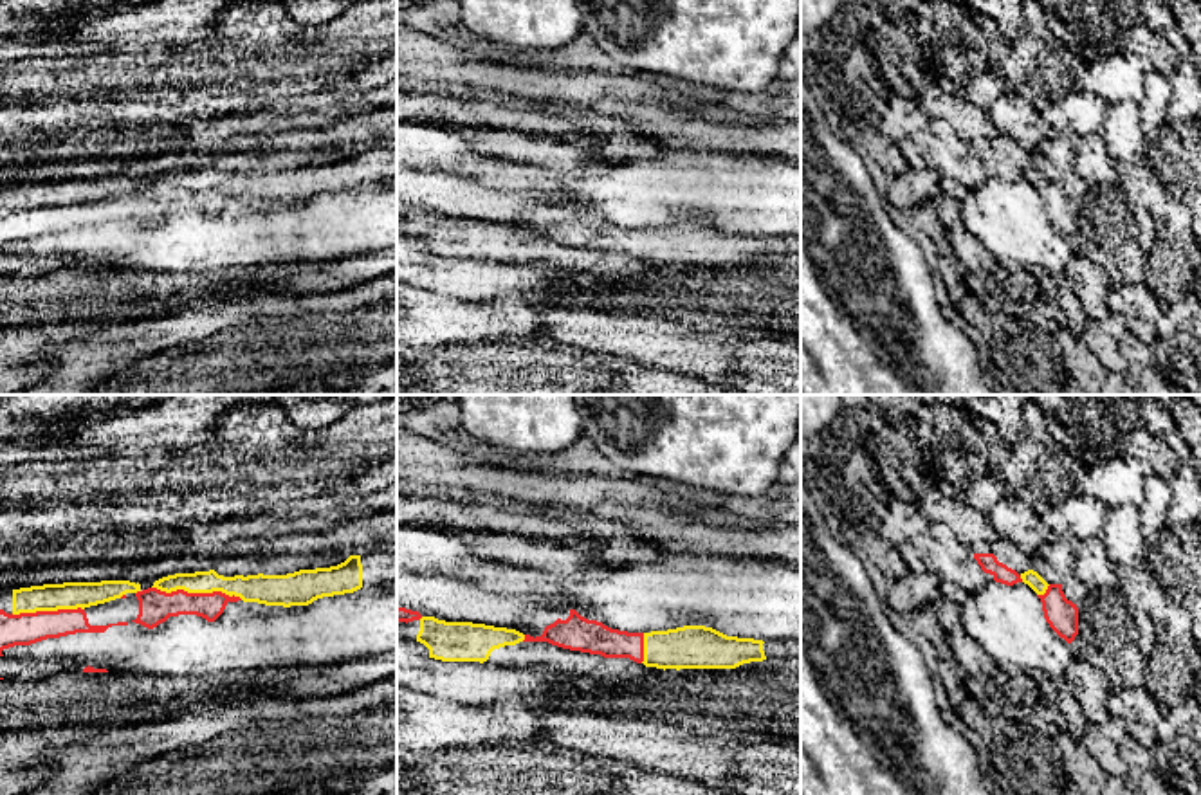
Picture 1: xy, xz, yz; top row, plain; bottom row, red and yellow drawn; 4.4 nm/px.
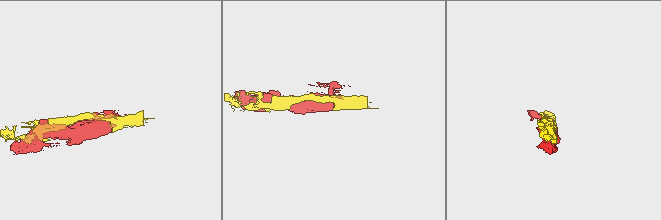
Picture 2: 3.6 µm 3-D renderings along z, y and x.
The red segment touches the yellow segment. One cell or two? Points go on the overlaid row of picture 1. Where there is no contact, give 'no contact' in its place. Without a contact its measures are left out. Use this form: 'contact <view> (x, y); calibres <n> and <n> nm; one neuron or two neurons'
contact xy (197, 593); calibres 150 and 130 nm; one neuron

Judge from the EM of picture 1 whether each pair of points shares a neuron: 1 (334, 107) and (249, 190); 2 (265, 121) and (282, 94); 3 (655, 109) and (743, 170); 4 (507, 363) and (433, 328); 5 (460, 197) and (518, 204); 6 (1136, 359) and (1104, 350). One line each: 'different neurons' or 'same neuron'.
1: different neurons
2: different neurons
3: different neurons
4: same neuron
5: same neuron
6: different neurons

